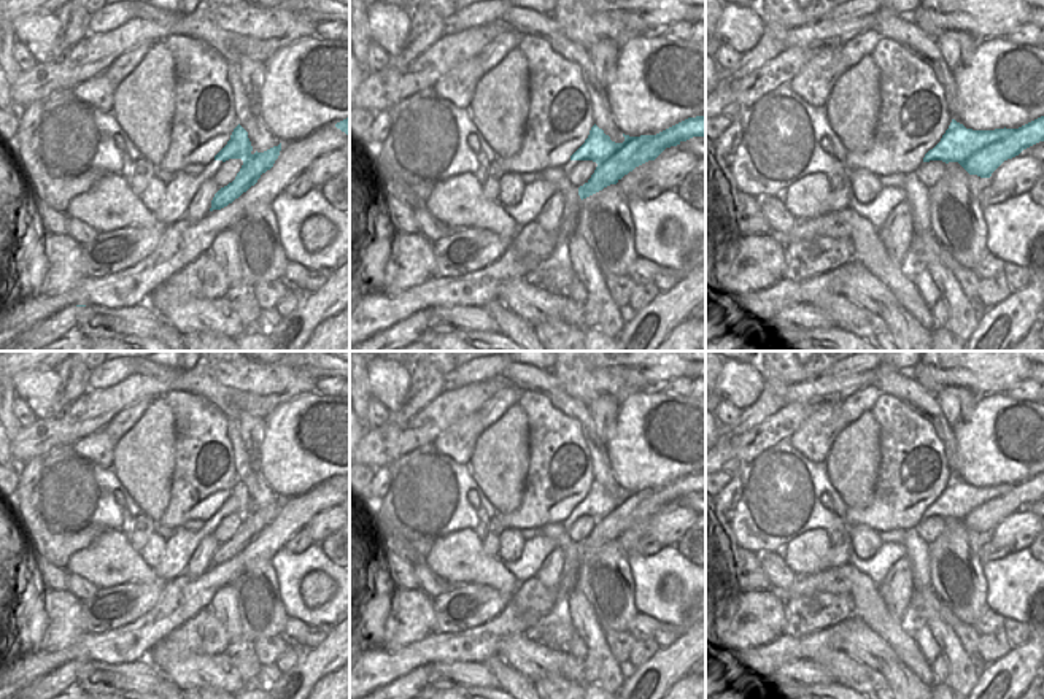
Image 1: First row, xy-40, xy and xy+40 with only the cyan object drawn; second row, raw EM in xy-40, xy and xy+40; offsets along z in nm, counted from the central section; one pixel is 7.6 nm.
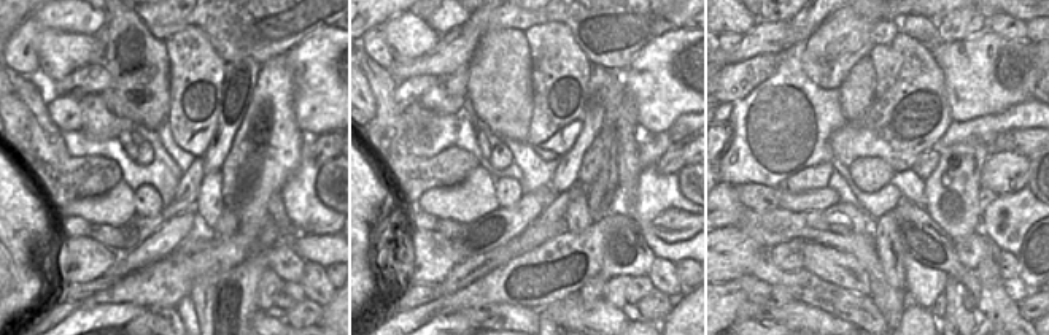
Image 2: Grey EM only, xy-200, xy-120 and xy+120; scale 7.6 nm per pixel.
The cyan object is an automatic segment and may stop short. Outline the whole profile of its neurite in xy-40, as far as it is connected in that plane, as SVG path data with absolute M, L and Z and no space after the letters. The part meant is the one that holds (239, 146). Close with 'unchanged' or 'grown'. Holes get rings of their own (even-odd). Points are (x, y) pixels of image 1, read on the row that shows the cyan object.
M238 124L234 129L227 145L215 156L215 160L226 162L229 159L242 159L243 165L235 180L215 194L210 211L227 207L254 186L261 175L273 167L280 156L281 143L264 153L256 151L253 154L251 151L253 146L248 138L248 132Z | unchanged

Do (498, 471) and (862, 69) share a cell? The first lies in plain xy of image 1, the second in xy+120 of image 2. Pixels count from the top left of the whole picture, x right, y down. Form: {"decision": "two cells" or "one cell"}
{"decision": "one cell"}

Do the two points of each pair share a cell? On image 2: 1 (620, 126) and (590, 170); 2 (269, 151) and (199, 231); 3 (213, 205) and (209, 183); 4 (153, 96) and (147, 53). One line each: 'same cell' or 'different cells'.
1: same cell
2: same cell
3: same cell
4: same cell

